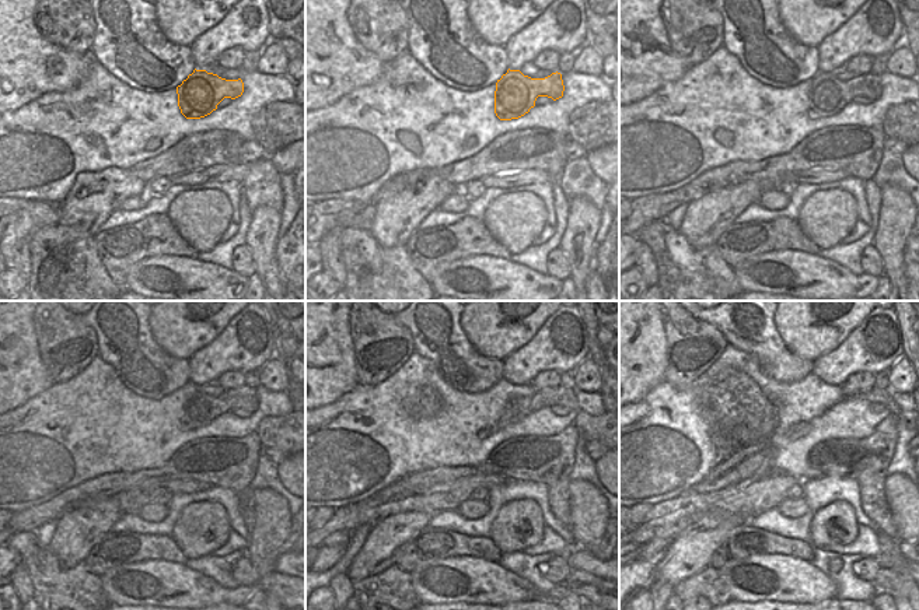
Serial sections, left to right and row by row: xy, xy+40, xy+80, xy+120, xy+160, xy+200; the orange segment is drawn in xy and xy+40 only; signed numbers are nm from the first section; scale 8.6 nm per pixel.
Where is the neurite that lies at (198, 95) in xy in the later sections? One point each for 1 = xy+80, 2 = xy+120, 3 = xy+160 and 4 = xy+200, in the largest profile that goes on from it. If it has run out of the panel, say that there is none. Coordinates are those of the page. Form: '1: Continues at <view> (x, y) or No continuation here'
1: Continues at xy+80 (828, 95)
2: Continues at xy+120 (201, 409)
3: Continues at xy+160 (519, 407)
4: Continues at xy+200 (876, 396)

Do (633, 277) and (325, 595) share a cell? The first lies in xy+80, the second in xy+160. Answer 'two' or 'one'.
one

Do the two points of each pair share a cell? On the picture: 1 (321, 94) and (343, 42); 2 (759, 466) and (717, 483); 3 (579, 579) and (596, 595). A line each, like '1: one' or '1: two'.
1: one
2: one
3: one

